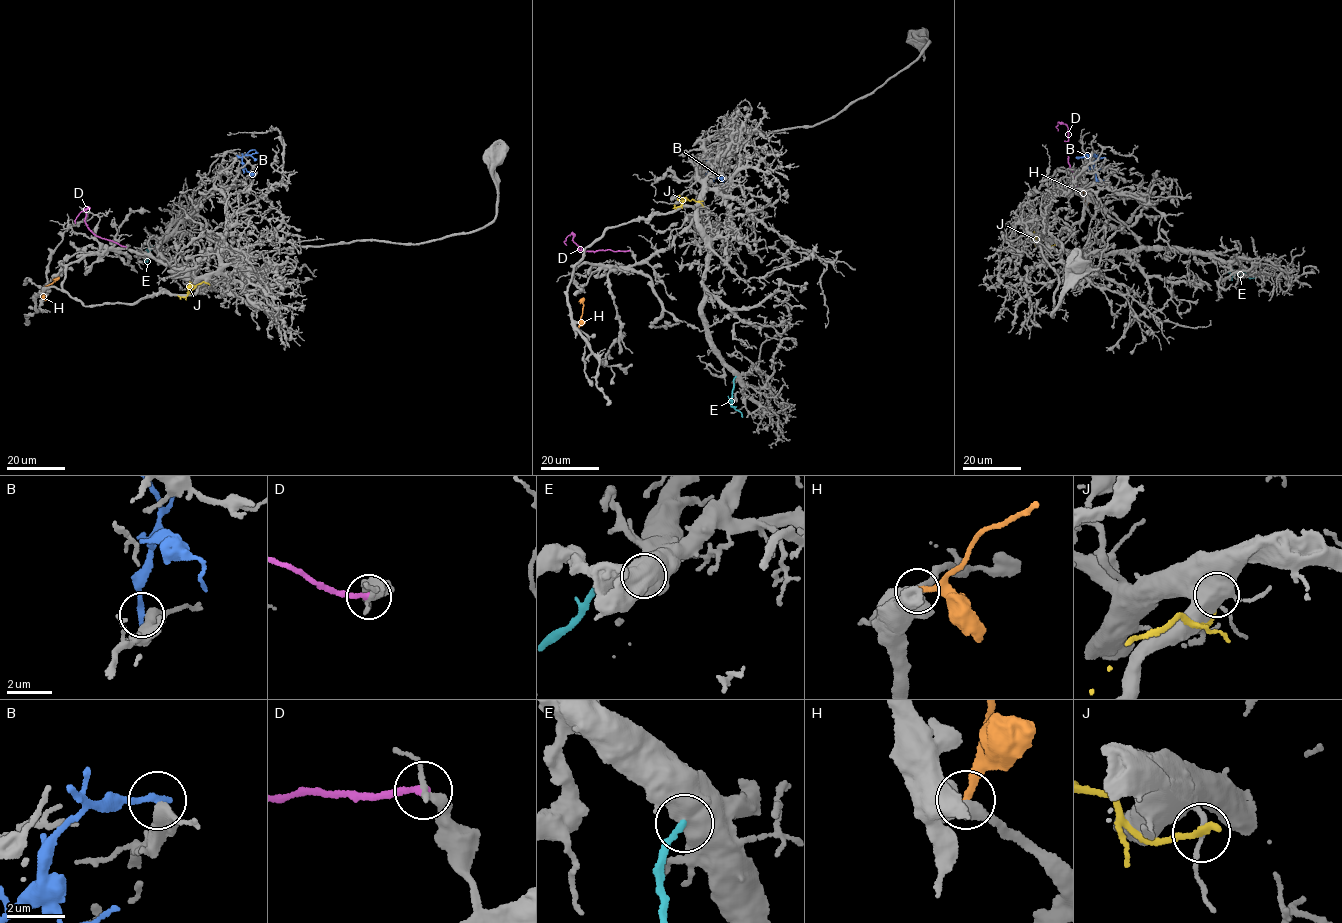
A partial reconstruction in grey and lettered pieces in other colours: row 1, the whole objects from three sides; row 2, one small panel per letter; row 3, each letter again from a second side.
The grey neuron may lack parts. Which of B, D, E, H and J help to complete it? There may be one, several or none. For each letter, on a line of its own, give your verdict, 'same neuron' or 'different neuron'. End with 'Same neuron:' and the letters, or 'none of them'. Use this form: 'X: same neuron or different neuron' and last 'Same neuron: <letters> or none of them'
B: different neuron
D: different neuron
E: different neuron
H: different neuron
J: different neuron
Same neuron: none of them

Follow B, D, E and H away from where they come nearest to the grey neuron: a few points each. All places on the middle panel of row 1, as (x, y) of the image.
B: (705, 183), (708, 174), (723, 181), (722, 185)
D: (630, 251), (586, 251), (579, 249), (572, 240), (573, 235), (566, 237), (564, 242), (567, 245)
E: (736, 376), (731, 405), (742, 417)
H: (578, 328), (582, 298)

